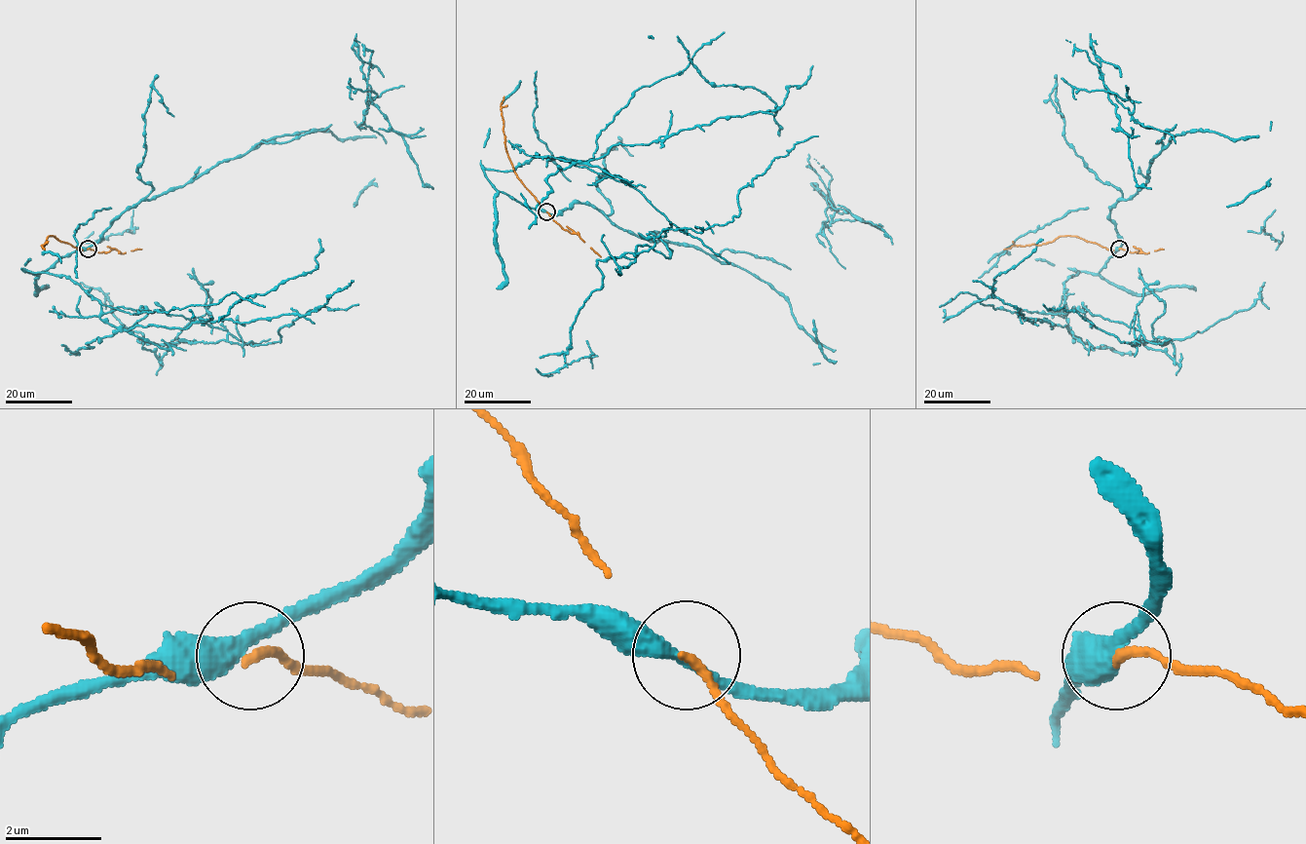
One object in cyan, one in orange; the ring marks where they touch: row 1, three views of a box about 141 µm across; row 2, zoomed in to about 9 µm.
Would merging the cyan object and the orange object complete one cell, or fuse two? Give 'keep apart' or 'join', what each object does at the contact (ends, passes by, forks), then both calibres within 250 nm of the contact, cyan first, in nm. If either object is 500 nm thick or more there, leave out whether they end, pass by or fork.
keep apart; cyan passes by; orange ends; calibres 360 and 180 nm

